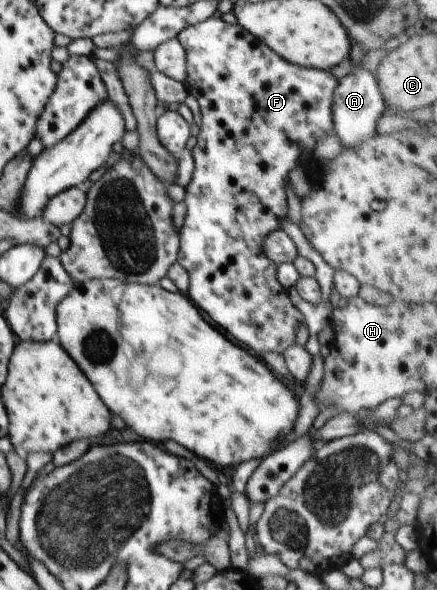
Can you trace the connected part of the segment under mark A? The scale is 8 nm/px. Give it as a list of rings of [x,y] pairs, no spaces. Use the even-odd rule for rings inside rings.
[[[359,67],[341,78],[334,91],[332,118],[334,133],[343,147],[356,148],[377,135],[375,127],[377,127],[379,118],[385,114],[385,109],[385,103],[378,88],[375,74],[362,70]]]

